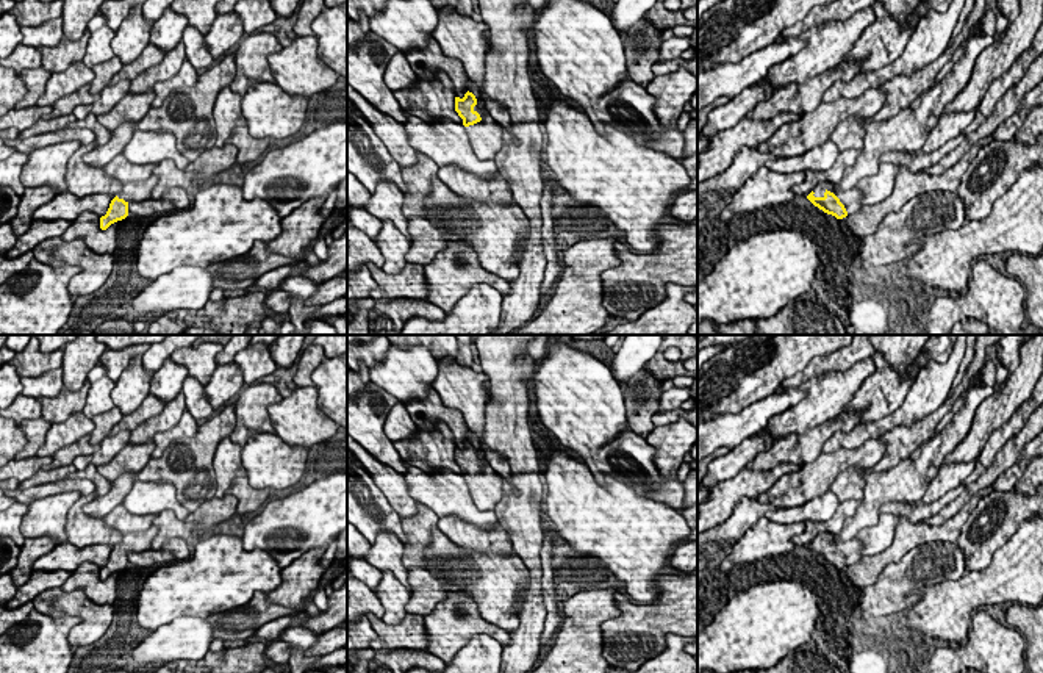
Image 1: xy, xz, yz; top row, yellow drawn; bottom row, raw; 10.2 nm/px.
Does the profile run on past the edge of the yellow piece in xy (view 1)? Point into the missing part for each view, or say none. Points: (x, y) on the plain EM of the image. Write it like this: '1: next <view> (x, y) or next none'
1: next xy (133, 542)

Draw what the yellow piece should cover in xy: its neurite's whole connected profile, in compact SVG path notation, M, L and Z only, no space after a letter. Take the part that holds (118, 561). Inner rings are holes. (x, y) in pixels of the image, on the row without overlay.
M152 526L147 531L124 534L122 542L111 551L106 565L100 568L100 579L106 581L111 574L125 570L128 567L130 552L141 552L147 556L156 534L156 526Z

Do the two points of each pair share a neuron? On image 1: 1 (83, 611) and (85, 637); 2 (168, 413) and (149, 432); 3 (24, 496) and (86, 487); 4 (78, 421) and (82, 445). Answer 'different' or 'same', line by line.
1: same
2: same
3: same
4: different

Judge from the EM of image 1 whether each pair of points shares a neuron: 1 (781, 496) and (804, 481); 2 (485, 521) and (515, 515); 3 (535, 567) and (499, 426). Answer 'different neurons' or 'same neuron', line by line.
1: same neuron
2: different neurons
3: same neuron

